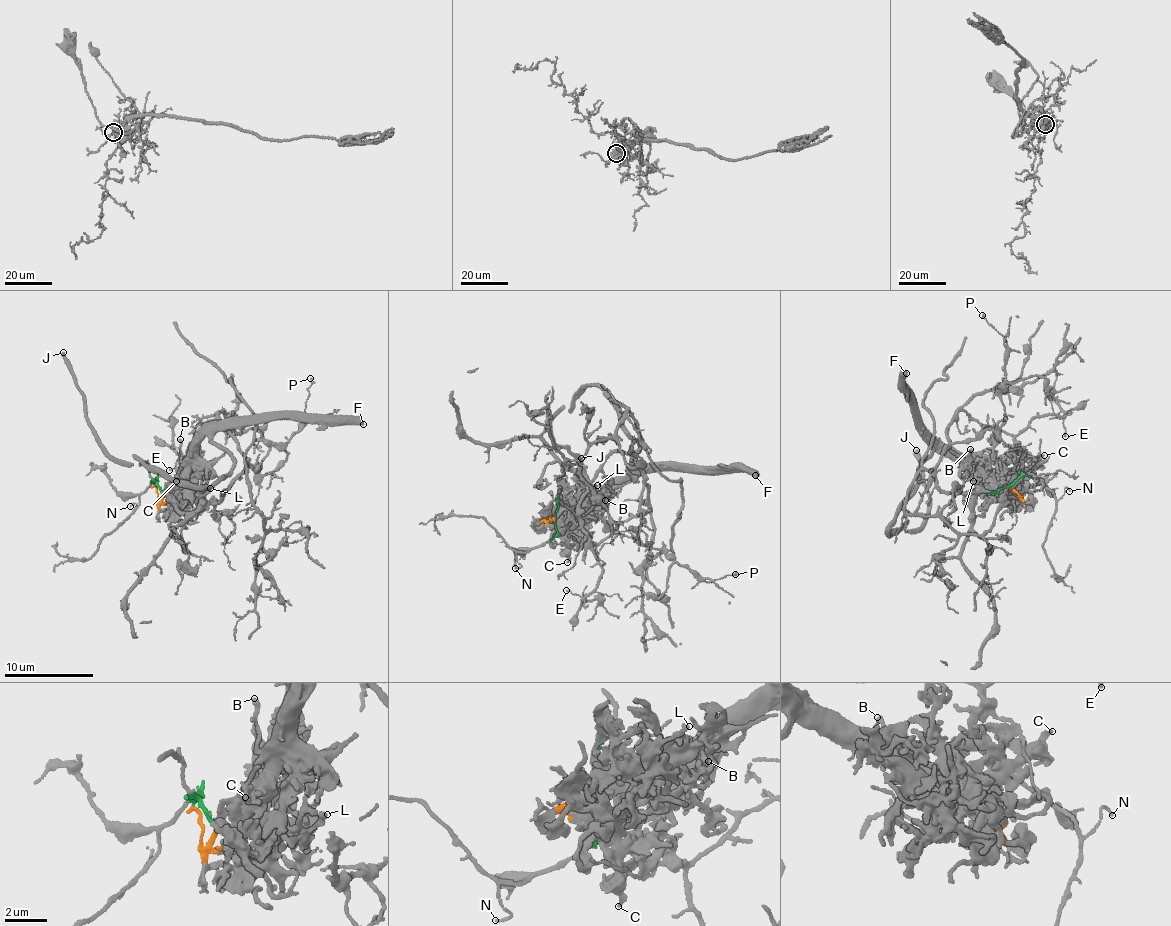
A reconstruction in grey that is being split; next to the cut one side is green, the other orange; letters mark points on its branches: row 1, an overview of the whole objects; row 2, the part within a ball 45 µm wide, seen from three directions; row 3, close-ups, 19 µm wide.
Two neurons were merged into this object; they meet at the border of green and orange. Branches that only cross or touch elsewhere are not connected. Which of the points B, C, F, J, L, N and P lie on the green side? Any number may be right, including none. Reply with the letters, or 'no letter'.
N, P

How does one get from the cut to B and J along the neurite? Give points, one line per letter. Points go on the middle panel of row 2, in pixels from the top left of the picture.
B: (553, 518), (546, 518), (555, 519), (606, 500)
J: (553, 518), (631, 468), (638, 445), (603, 388), (581, 388), (550, 424), (556, 444), (581, 458)

